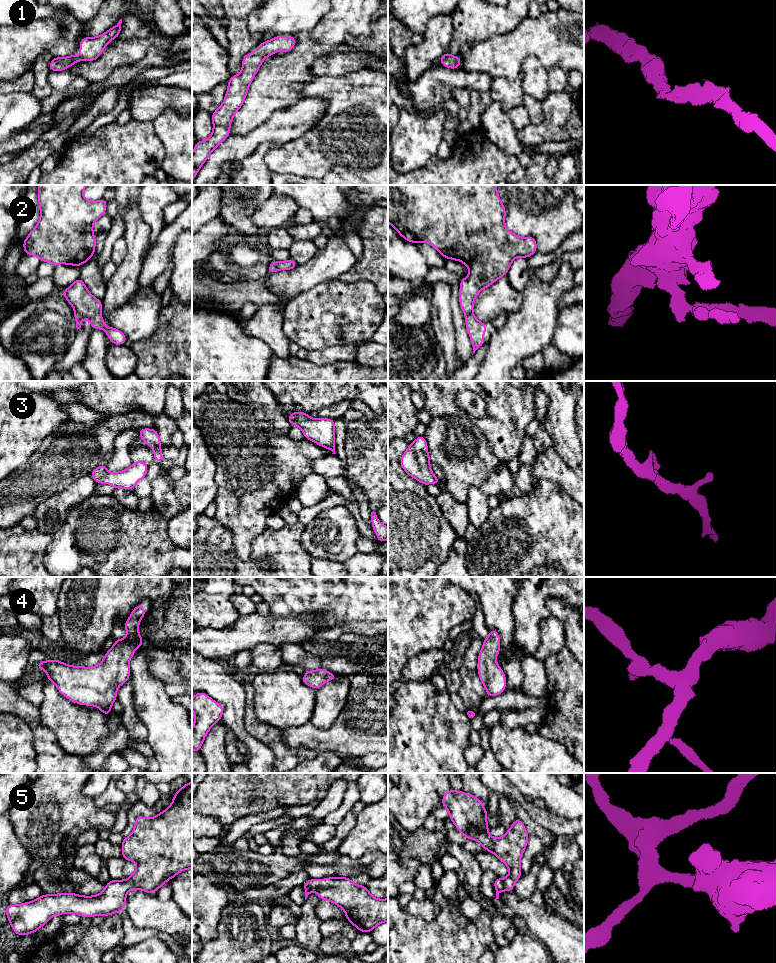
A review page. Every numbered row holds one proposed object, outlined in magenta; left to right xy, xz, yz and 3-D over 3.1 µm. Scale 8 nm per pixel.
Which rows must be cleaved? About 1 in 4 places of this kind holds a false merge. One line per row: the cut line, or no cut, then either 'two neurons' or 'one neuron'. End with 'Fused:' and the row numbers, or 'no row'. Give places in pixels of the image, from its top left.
1: no cut | one neuron
2: xy (75, 310), (83, 316) | two neurons
3: no cut | one neuron
4: no cut | one neuron
5: no cut | one neuron
Fused: 2

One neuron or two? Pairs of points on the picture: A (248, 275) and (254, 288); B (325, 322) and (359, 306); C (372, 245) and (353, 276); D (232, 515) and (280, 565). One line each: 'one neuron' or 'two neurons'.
A: two neurons
B: one neuron
C: one neuron
D: two neurons

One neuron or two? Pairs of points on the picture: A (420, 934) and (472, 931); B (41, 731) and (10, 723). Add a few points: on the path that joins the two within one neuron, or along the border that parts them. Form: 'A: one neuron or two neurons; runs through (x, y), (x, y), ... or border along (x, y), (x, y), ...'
A: one neuron; runs through (433, 934), (459, 934)
B: two neurons; border along (10, 715), (20, 717), (30, 728), (36, 751)

